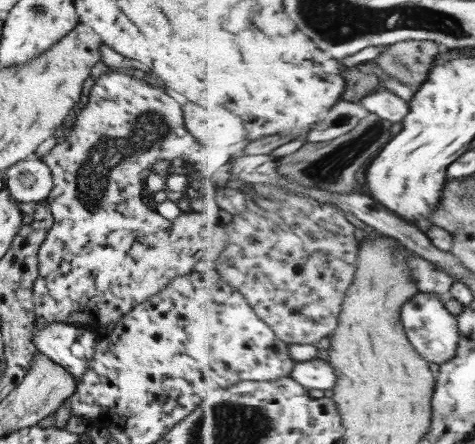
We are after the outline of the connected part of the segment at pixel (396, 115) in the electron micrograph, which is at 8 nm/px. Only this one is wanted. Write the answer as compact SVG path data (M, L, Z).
M376 88L359 102L370 112L378 114L385 120L402 123L409 114L410 103L385 88Z

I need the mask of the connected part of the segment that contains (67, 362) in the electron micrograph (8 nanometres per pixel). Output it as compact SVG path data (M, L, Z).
M34 322L34 328L32 330L32 341L33 344L35 345L35 348L37 351L39 351L41 354L47 355L52 361L55 361L56 363L59 363L62 367L65 367L65 370L69 372L69 374L72 374L72 377L77 380L79 377L82 377L86 373L86 368L92 363L90 362L93 351L94 351L94 346L95 346L95 339L96 336L93 336L91 334L90 329L88 328L83 328L83 325L70 325L67 324L66 322L54 322L54 323L47 323L46 325L43 325L40 329L35 327L35 322Z

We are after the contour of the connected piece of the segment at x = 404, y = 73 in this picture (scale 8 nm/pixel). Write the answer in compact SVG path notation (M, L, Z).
M409 40L389 45L375 62L389 78L419 88L428 79L439 54L445 51L444 46L434 41Z

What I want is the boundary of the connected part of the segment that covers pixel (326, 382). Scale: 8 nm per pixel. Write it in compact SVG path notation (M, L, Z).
M311 359L308 361L297 361L294 370L290 374L305 388L311 390L334 389L337 384L337 375L330 361L322 359Z

